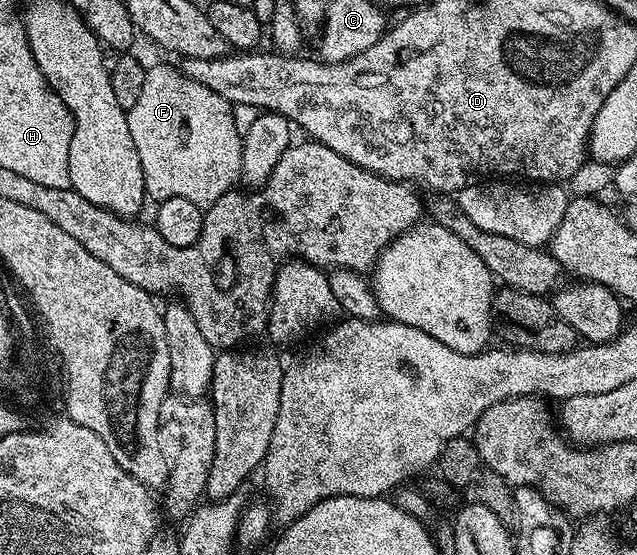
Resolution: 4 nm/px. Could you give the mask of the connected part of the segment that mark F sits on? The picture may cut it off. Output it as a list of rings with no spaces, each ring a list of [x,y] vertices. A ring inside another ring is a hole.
[[[149,66],[145,71],[143,92],[135,108],[128,112],[131,137],[135,140],[135,152],[139,152],[139,164],[143,164],[145,193],[154,203],[171,196],[183,196],[191,204],[208,208],[219,196],[238,185],[241,177],[241,139],[239,126],[233,119],[234,107],[219,92],[213,92],[203,84],[191,80],[174,66]]]

